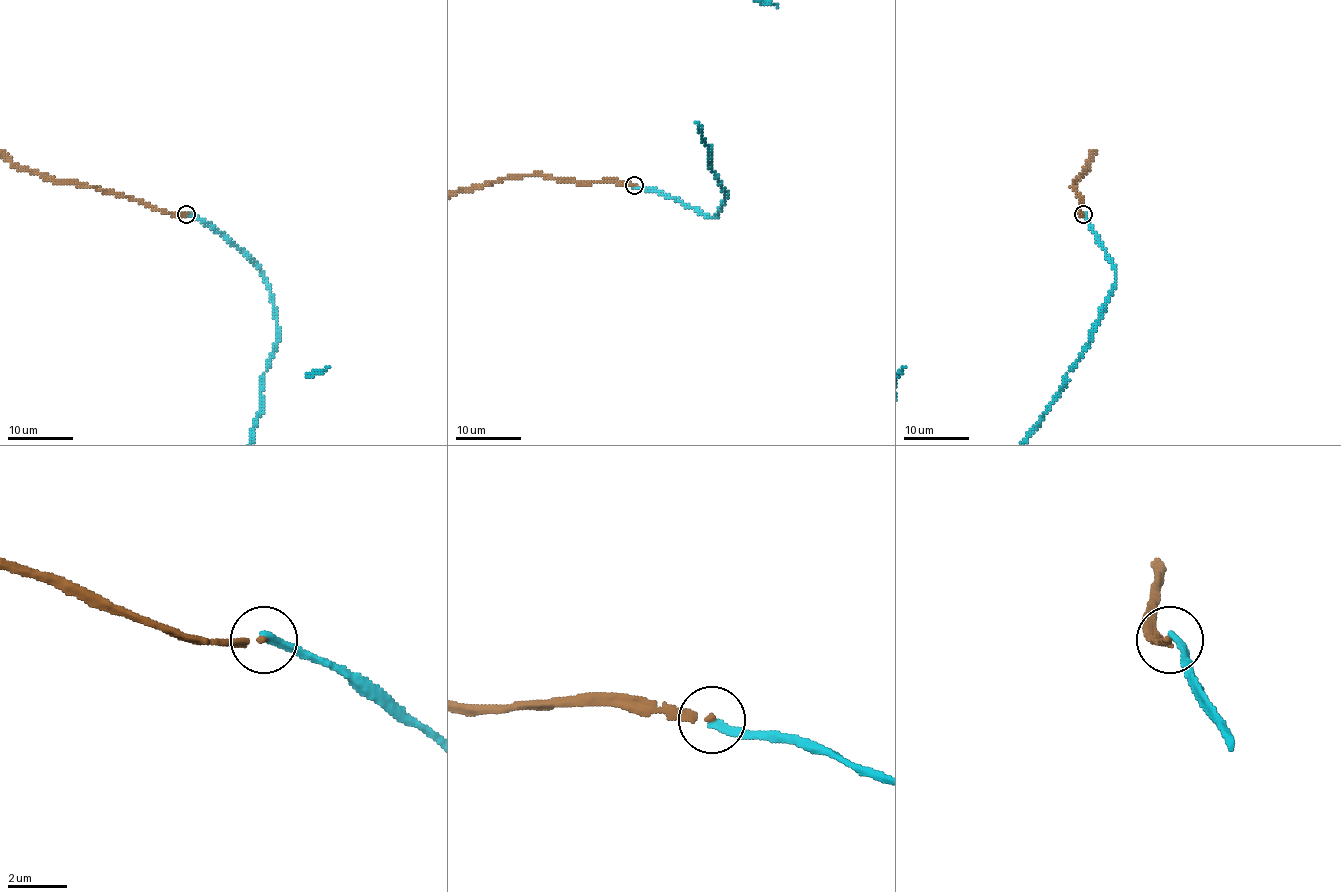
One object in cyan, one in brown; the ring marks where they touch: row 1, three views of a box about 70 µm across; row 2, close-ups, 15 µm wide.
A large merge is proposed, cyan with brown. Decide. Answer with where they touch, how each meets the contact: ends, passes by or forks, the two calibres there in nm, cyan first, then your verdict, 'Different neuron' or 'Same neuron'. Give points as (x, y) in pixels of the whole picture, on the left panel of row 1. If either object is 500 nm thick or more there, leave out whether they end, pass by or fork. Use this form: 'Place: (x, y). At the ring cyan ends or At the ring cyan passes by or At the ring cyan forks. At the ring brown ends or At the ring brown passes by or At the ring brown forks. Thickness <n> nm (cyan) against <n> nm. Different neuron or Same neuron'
Place: (186, 214). At the ring cyan ends. At the ring brown ends. Thickness 240 nm (cyan) against 200 nm. Different neuron

